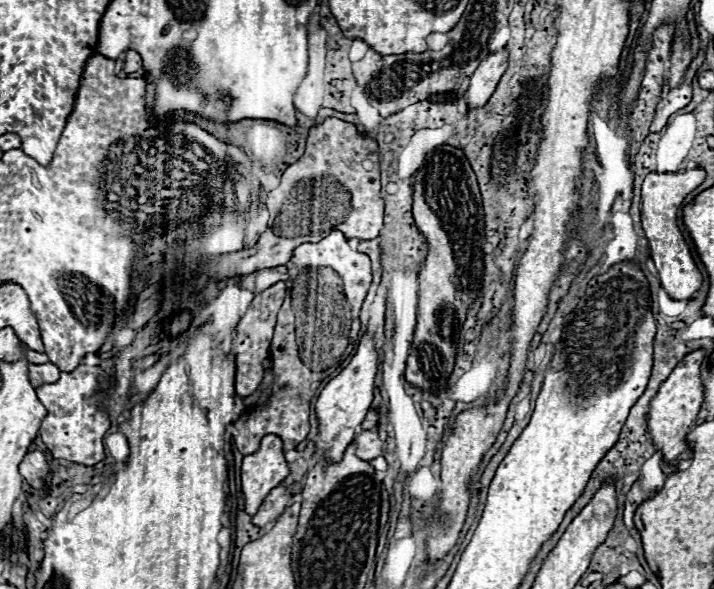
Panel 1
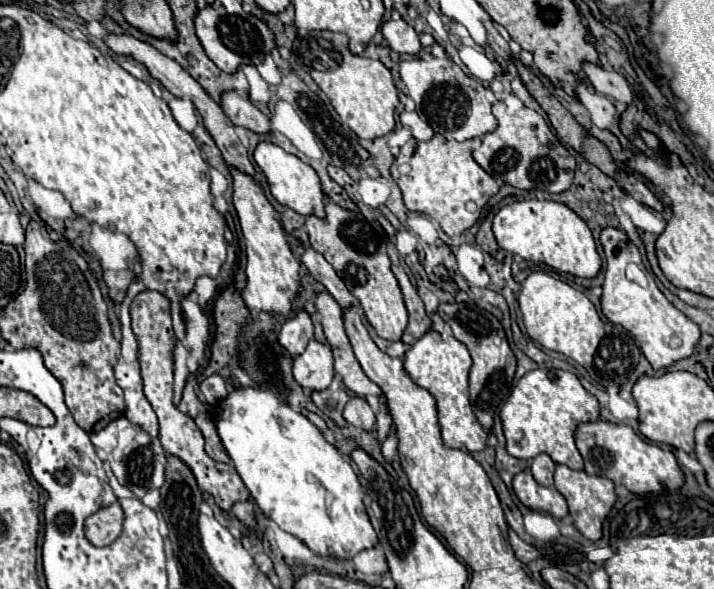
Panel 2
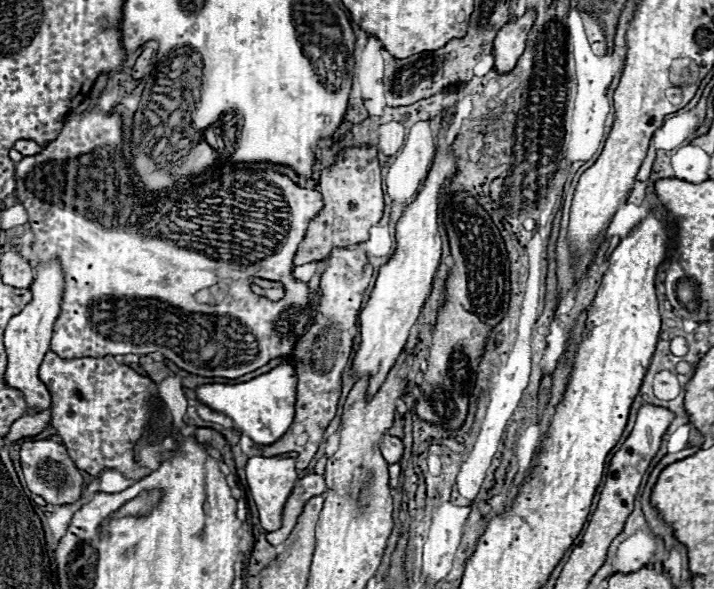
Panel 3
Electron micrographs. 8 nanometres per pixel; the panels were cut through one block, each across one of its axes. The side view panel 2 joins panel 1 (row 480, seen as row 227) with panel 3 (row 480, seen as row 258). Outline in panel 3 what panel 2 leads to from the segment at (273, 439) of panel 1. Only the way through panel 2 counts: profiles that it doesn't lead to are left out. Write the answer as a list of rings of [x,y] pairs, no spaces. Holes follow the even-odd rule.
[[[280,454],[280,456],[272,456],[272,458],[264,458],[264,456],[252,456],[246,464],[246,478],[248,478],[248,486],[250,492],[256,500],[258,512],[260,512],[260,524],[268,530],[274,532],[282,526],[282,510],[284,504],[288,500],[288,496],[294,490],[294,484],[298,480],[296,474],[296,460],[292,458],[292,454]]]

